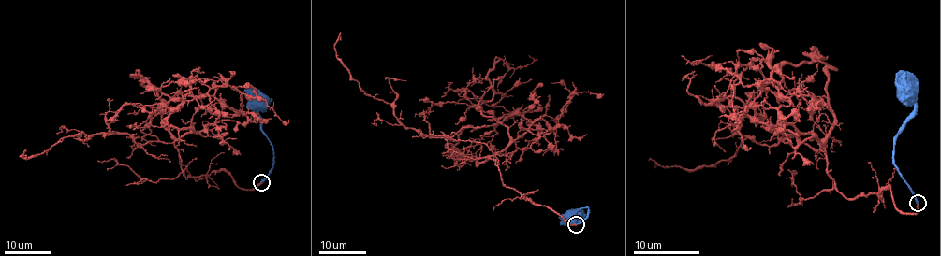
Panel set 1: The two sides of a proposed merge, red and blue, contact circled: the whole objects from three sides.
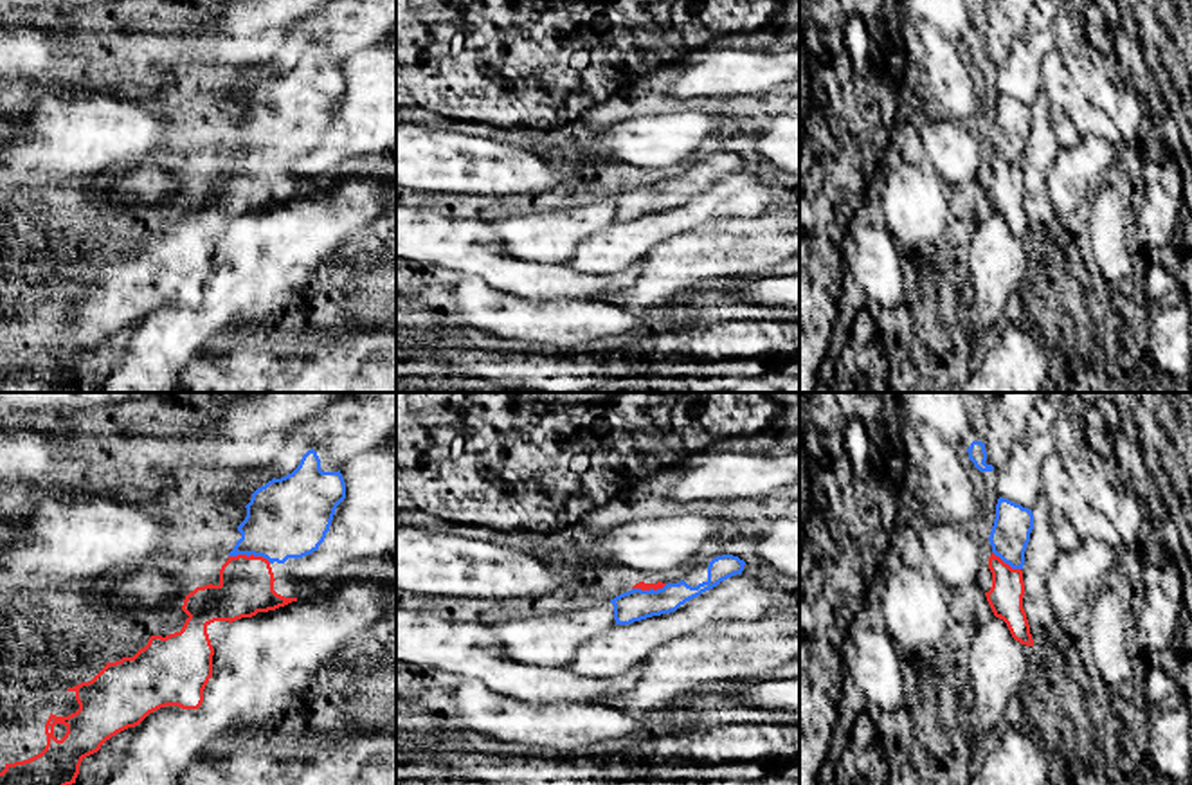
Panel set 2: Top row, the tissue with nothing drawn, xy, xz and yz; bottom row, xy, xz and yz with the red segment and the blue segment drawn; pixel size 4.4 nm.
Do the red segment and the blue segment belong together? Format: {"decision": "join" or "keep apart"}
{"decision": "join"}

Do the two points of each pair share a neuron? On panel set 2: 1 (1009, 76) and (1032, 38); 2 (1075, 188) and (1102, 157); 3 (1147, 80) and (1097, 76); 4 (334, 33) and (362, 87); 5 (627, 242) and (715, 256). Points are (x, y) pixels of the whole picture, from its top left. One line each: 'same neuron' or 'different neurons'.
1: same neuron
2: same neuron
3: different neurons
4: different neurons
5: different neurons

